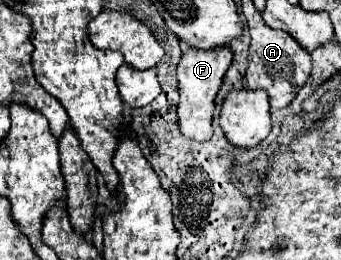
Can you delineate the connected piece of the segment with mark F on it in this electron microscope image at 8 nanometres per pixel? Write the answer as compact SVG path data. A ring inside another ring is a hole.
M185 46L183 58L177 68L177 80L179 80L179 94L181 102L177 106L177 124L185 138L205 142L213 136L213 110L215 110L215 98L223 84L223 76L227 68L233 62L233 54L229 48L215 48L215 50L195 50Z

